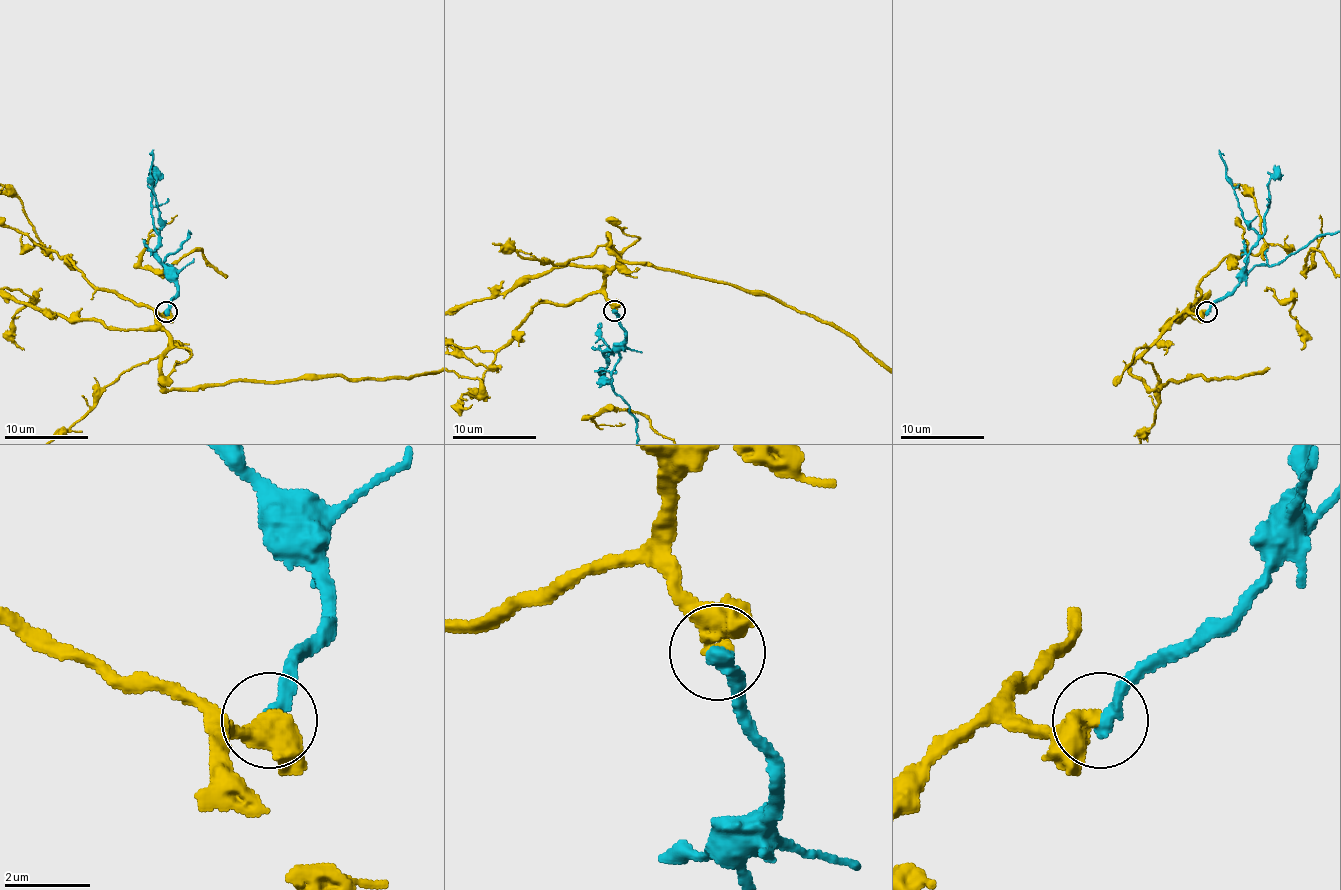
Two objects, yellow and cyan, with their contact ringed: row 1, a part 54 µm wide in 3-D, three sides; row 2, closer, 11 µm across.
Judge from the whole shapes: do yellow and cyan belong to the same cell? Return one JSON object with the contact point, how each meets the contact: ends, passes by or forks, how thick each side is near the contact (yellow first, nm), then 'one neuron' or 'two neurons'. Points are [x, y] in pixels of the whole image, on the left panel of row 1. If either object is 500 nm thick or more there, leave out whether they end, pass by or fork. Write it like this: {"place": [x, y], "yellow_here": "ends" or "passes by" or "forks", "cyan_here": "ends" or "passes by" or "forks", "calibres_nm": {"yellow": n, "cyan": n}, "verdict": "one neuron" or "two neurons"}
{"place": [166, 312], "calibres_nm": {"yellow": 600, "cyan": 420}, "verdict": "one neuron"}

